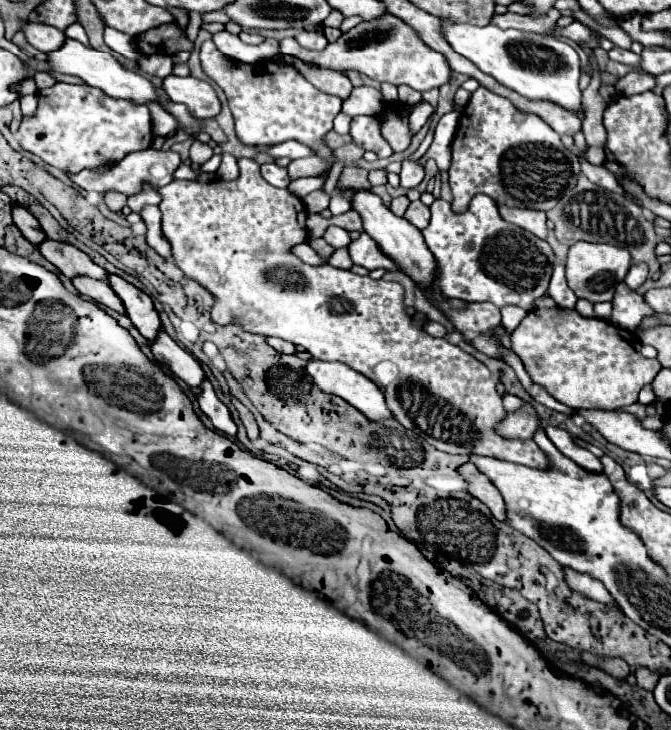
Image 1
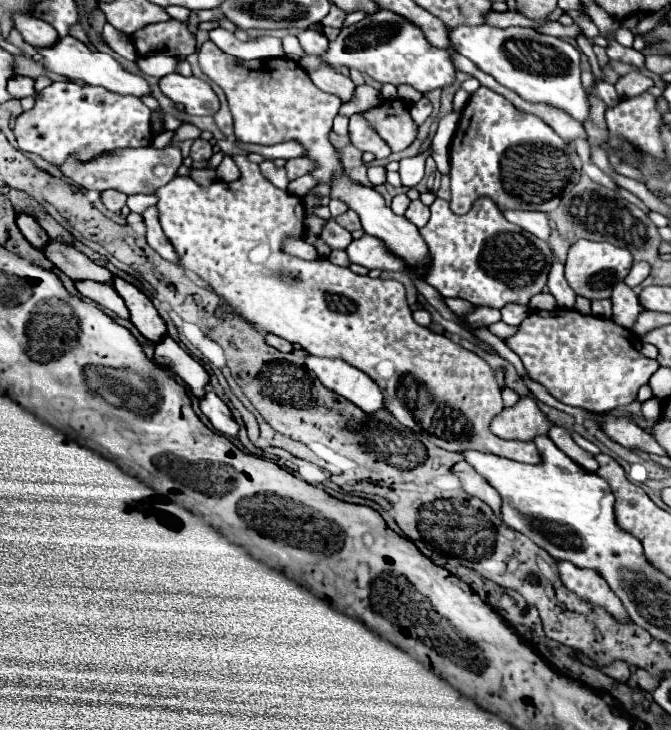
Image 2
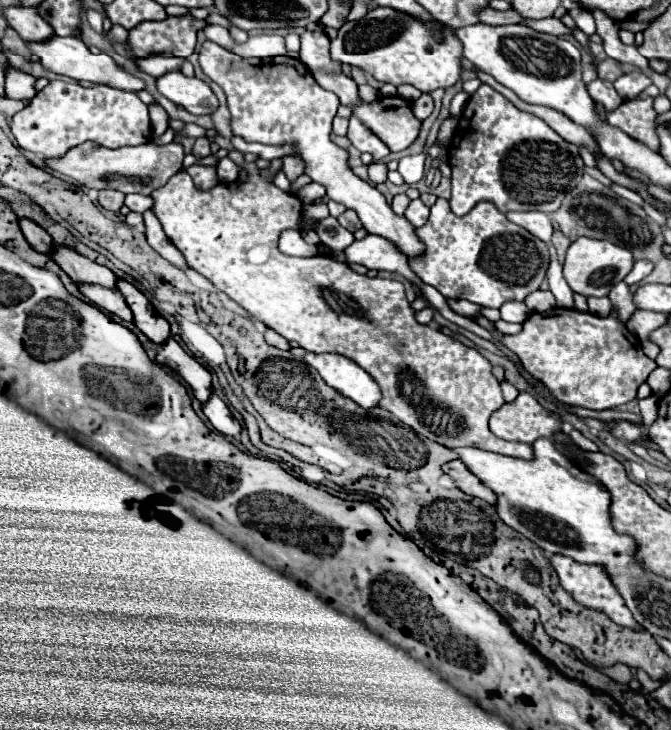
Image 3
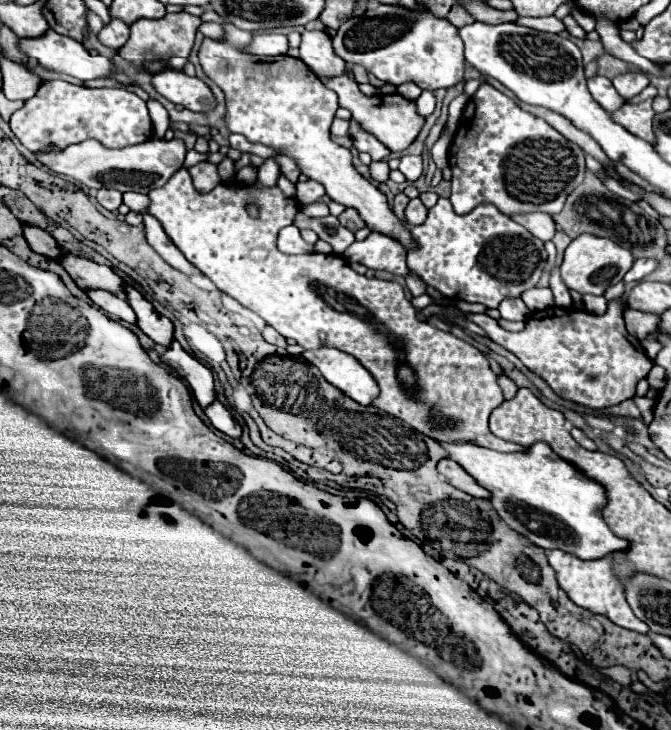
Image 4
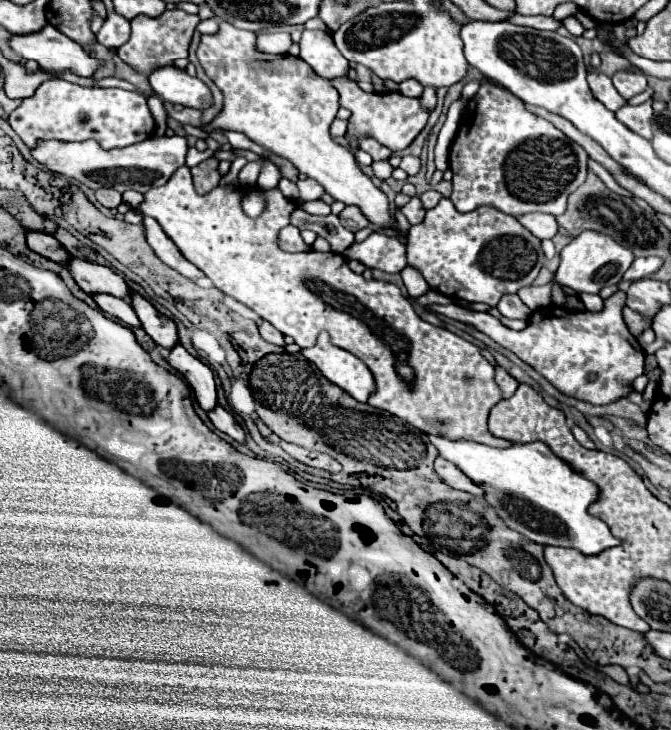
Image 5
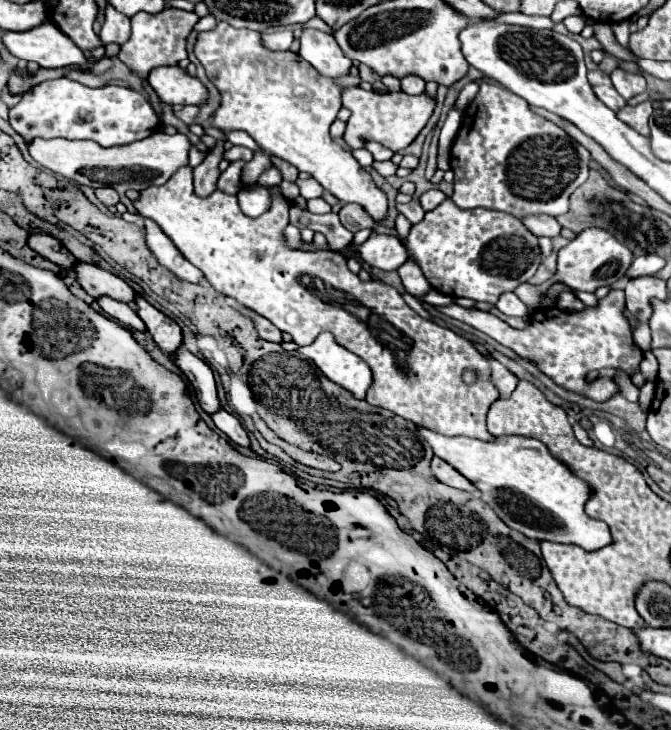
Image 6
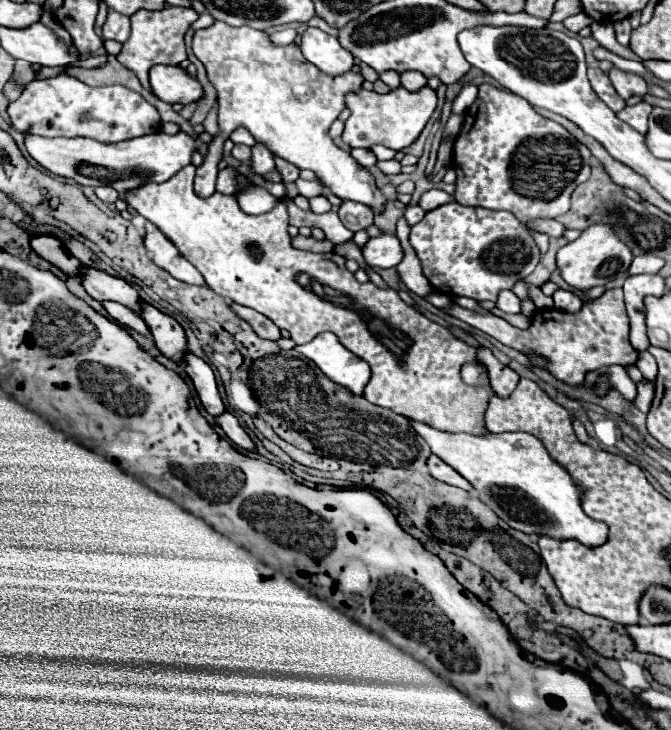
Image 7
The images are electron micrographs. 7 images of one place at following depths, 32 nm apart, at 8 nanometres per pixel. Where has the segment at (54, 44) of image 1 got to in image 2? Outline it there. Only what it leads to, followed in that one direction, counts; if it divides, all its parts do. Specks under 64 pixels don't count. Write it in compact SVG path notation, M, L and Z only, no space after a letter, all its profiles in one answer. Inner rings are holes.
M32 10L28 12L12 12L14 28L22 34L22 38L32 46L52 46L58 40L58 34L44 20L38 20Z

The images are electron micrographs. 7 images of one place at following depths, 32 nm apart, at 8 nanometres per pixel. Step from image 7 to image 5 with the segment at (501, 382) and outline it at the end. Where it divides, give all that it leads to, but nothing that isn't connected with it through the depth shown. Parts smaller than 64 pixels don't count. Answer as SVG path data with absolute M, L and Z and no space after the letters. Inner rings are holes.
M494 364L494 380L496 380L498 388L502 390L502 398L510 398L514 394L514 390L518 388L518 380L514 376L510 376L506 372L506 368L502 368L500 364Z

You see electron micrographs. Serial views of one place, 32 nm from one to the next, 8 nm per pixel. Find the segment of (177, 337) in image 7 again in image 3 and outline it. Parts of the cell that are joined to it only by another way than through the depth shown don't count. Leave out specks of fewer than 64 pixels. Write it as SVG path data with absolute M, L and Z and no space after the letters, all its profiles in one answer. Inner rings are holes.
M120 280L118 290L124 294L126 304L132 308L134 324L138 326L138 330L144 332L152 342L166 344L166 340L170 338L170 322L164 316L160 316L150 304L150 300L130 282Z

